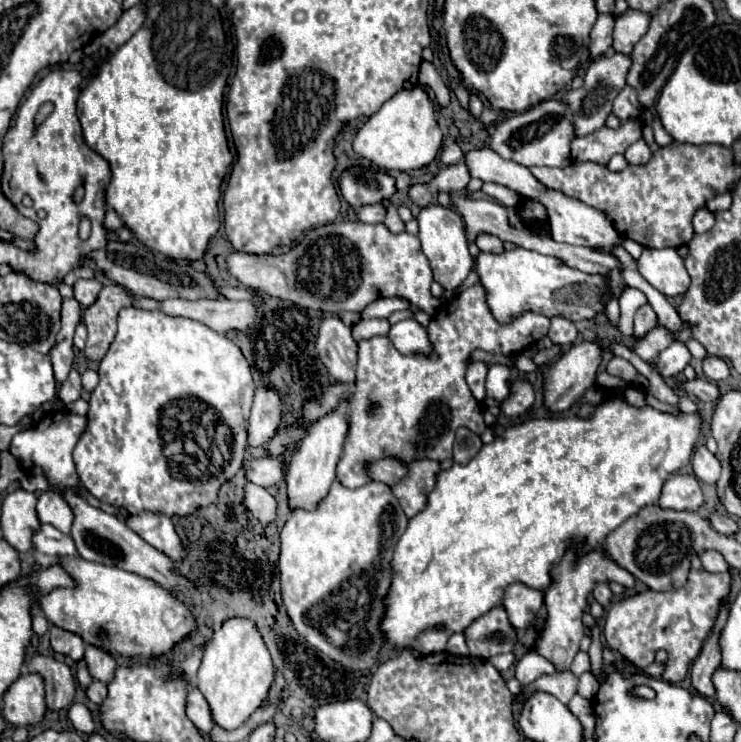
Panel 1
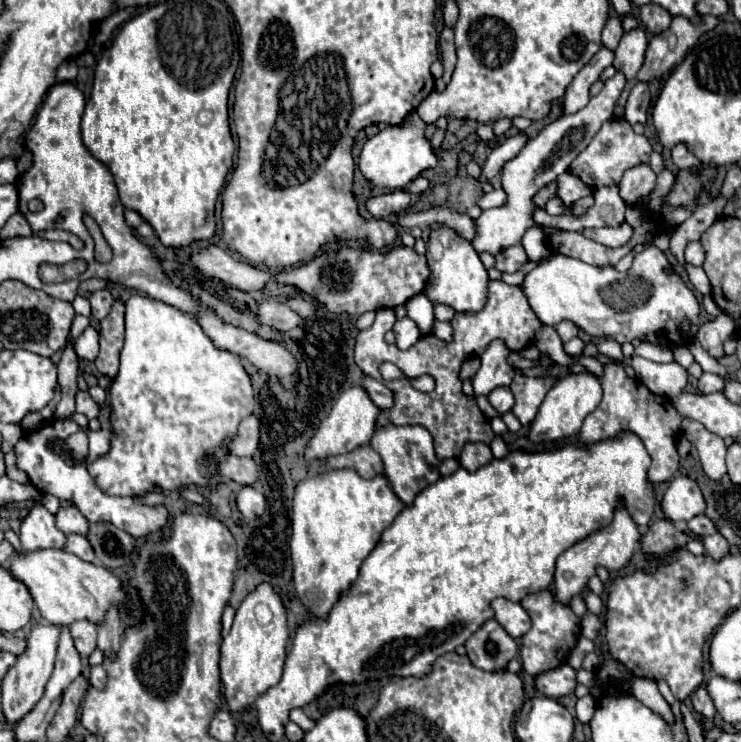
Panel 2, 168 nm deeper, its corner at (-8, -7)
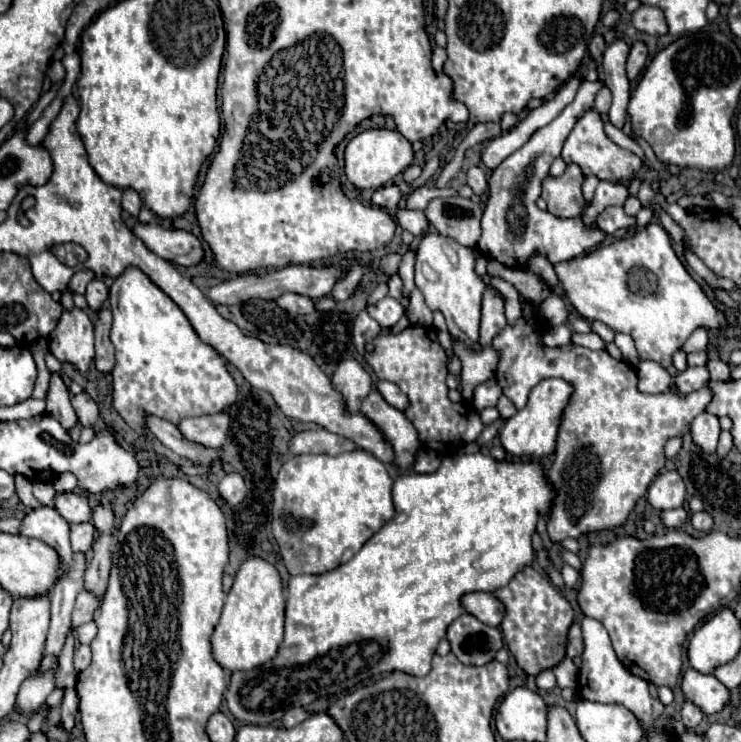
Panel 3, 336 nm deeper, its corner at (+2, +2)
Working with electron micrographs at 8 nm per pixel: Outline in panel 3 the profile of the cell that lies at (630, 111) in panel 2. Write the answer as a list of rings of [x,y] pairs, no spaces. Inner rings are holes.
[[[637,41],[631,47],[629,59],[627,59],[627,77],[637,79],[639,73],[643,71],[643,67],[645,67],[645,61],[647,61],[647,45],[643,41]]]

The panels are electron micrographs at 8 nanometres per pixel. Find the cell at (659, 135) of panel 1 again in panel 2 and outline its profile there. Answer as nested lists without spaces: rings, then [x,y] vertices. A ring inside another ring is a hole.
[[[677,144],[673,150],[671,150],[671,158],[675,162],[677,168],[697,168],[701,162],[687,150],[685,144]]]

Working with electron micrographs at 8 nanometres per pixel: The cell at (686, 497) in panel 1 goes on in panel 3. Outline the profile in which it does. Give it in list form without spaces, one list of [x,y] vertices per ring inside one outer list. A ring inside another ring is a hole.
[[[665,471],[655,477],[655,481],[649,485],[647,501],[657,509],[675,509],[685,503],[687,491],[683,485],[683,479],[677,471]]]

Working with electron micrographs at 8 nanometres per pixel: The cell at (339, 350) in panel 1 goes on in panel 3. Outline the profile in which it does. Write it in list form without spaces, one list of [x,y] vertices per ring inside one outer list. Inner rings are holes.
[[[377,381],[375,387],[381,391],[381,395],[385,397],[385,401],[393,407],[397,407],[399,411],[405,411],[405,407],[409,407],[409,399],[407,395],[395,385],[395,383],[389,383],[389,381]]]

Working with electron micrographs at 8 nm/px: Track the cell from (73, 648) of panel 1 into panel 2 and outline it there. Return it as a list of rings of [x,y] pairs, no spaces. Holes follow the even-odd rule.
[[[79,620],[79,622],[73,622],[69,630],[77,652],[85,658],[91,656],[91,652],[97,648],[97,626],[87,620]]]

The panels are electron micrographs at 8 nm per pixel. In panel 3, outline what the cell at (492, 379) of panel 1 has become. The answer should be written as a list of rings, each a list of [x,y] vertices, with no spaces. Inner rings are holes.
[[[489,379],[485,383],[481,383],[477,389],[475,389],[475,397],[473,397],[473,407],[477,411],[483,411],[487,407],[495,407],[497,405],[497,399],[501,397],[501,387],[495,379]]]

